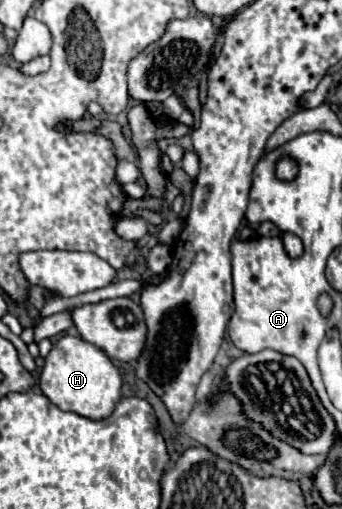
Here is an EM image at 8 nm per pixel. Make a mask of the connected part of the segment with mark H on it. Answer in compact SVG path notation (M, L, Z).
M61 336L53 344L53 350L45 358L43 372L39 375L39 386L43 394L61 410L75 412L91 420L107 418L121 398L119 370L113 366L113 362L101 348L77 336Z

